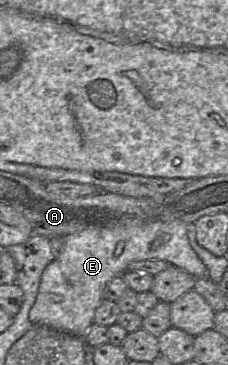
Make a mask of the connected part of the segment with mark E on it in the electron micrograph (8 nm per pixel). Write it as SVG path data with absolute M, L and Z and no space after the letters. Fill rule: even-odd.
M154 221L131 227L87 228L58 241L56 256L42 273L29 320L33 326L85 337L94 323L95 310L104 299L109 281L123 276L131 262L150 259L166 261L196 279L207 278L206 266L189 243L185 222Z

